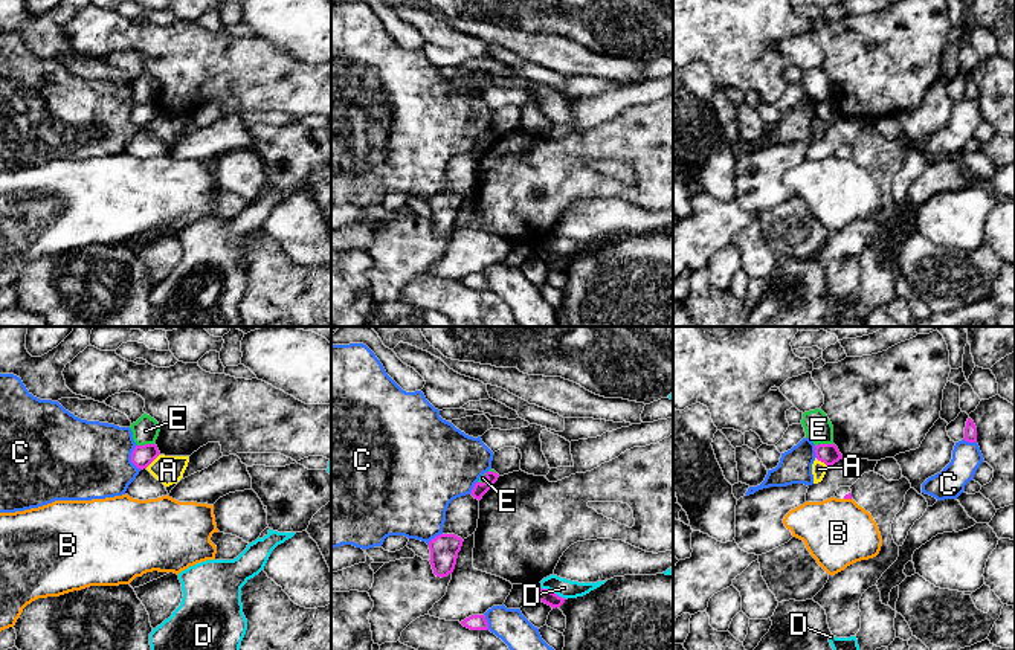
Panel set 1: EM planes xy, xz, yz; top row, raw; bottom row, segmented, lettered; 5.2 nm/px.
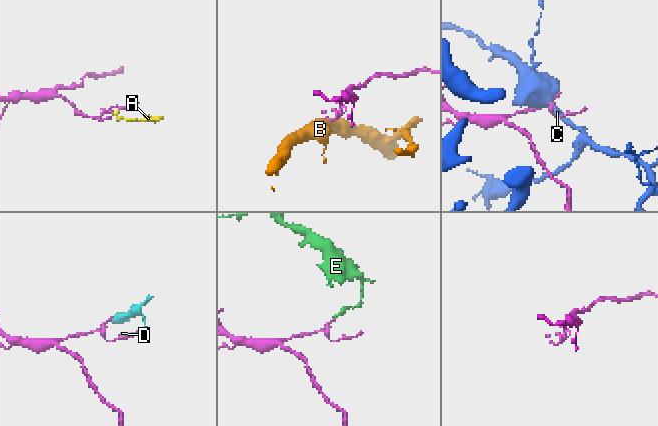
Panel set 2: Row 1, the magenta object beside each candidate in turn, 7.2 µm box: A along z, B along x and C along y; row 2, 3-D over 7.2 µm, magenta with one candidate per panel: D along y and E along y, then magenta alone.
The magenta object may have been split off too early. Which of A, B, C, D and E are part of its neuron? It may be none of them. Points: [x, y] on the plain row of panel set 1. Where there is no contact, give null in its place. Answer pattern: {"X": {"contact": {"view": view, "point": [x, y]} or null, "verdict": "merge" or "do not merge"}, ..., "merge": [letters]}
{"A": {"contact": {"view": "xy", "point": [151, 119]}, "verdict": "do not merge"}, "B": {"contact": {"view": "yz", "point": [847, 156]}, "verdict": "do not merge"}, "C": {"contact": {"view": "xy", "point": [132, 116]}, "verdict": "do not merge"}, "D": {"contact": {"view": "xz", "point": [553, 250]}, "verdict": "do not merge"}, "E": {"contact": {"view": "yz", "point": [823, 102]}, "verdict": "do not merge"}, "merge": []}

